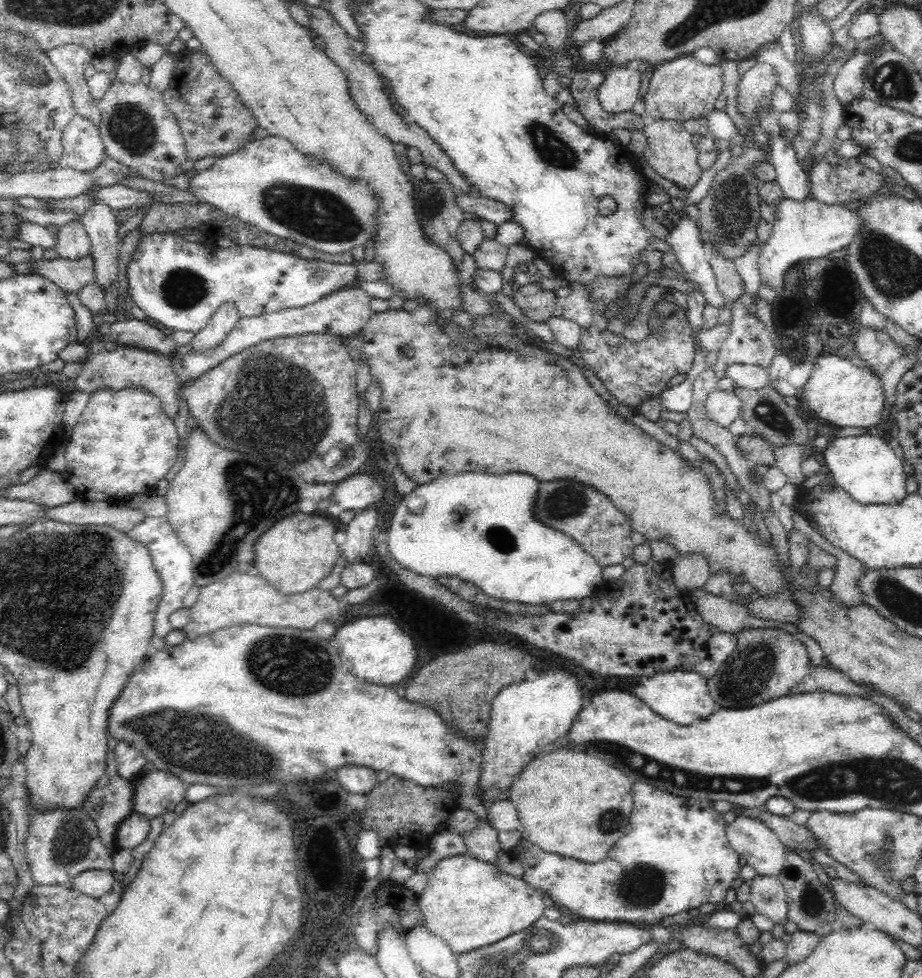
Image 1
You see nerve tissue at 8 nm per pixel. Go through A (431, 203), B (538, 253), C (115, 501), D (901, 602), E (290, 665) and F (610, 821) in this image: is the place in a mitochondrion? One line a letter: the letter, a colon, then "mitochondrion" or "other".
A: mitochondrion
B: other
C: other
D: mitochondrion
E: mitochondrion
F: mitochondrion

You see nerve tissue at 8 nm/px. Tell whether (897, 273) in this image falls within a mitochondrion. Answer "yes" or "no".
yes

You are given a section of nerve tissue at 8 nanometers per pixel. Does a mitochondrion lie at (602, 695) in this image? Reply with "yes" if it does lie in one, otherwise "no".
no

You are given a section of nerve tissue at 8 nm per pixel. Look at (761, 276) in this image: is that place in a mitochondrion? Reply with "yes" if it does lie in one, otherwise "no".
no

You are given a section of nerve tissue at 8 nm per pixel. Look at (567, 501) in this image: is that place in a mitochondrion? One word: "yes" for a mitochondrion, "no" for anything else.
yes

